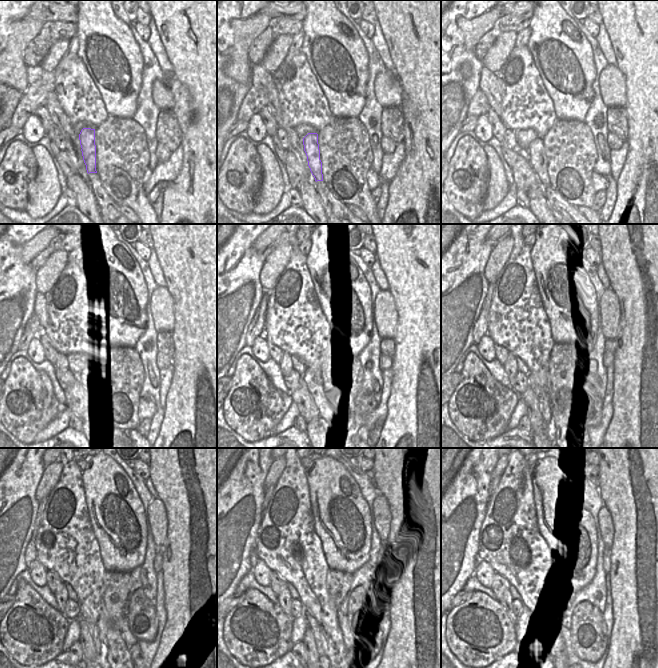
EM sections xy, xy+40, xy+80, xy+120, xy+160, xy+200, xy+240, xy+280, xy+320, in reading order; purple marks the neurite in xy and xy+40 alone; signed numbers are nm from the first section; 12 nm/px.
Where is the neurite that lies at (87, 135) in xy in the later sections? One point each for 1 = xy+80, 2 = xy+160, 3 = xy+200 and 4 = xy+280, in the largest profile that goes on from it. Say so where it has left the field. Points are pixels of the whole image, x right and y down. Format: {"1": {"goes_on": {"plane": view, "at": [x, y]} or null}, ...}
{"1": {"goes_on": {"plane": "xy+80", "at": [538, 160]}}, "2": {"goes_on": {"plane": "xy+160", "at": [314, 384]}}, "3": {"goes_on": {"plane": "xy+200", "at": [544, 400]}}, "4": {"goes_on": {"plane": "xy+280", "at": [320, 637]}}}

